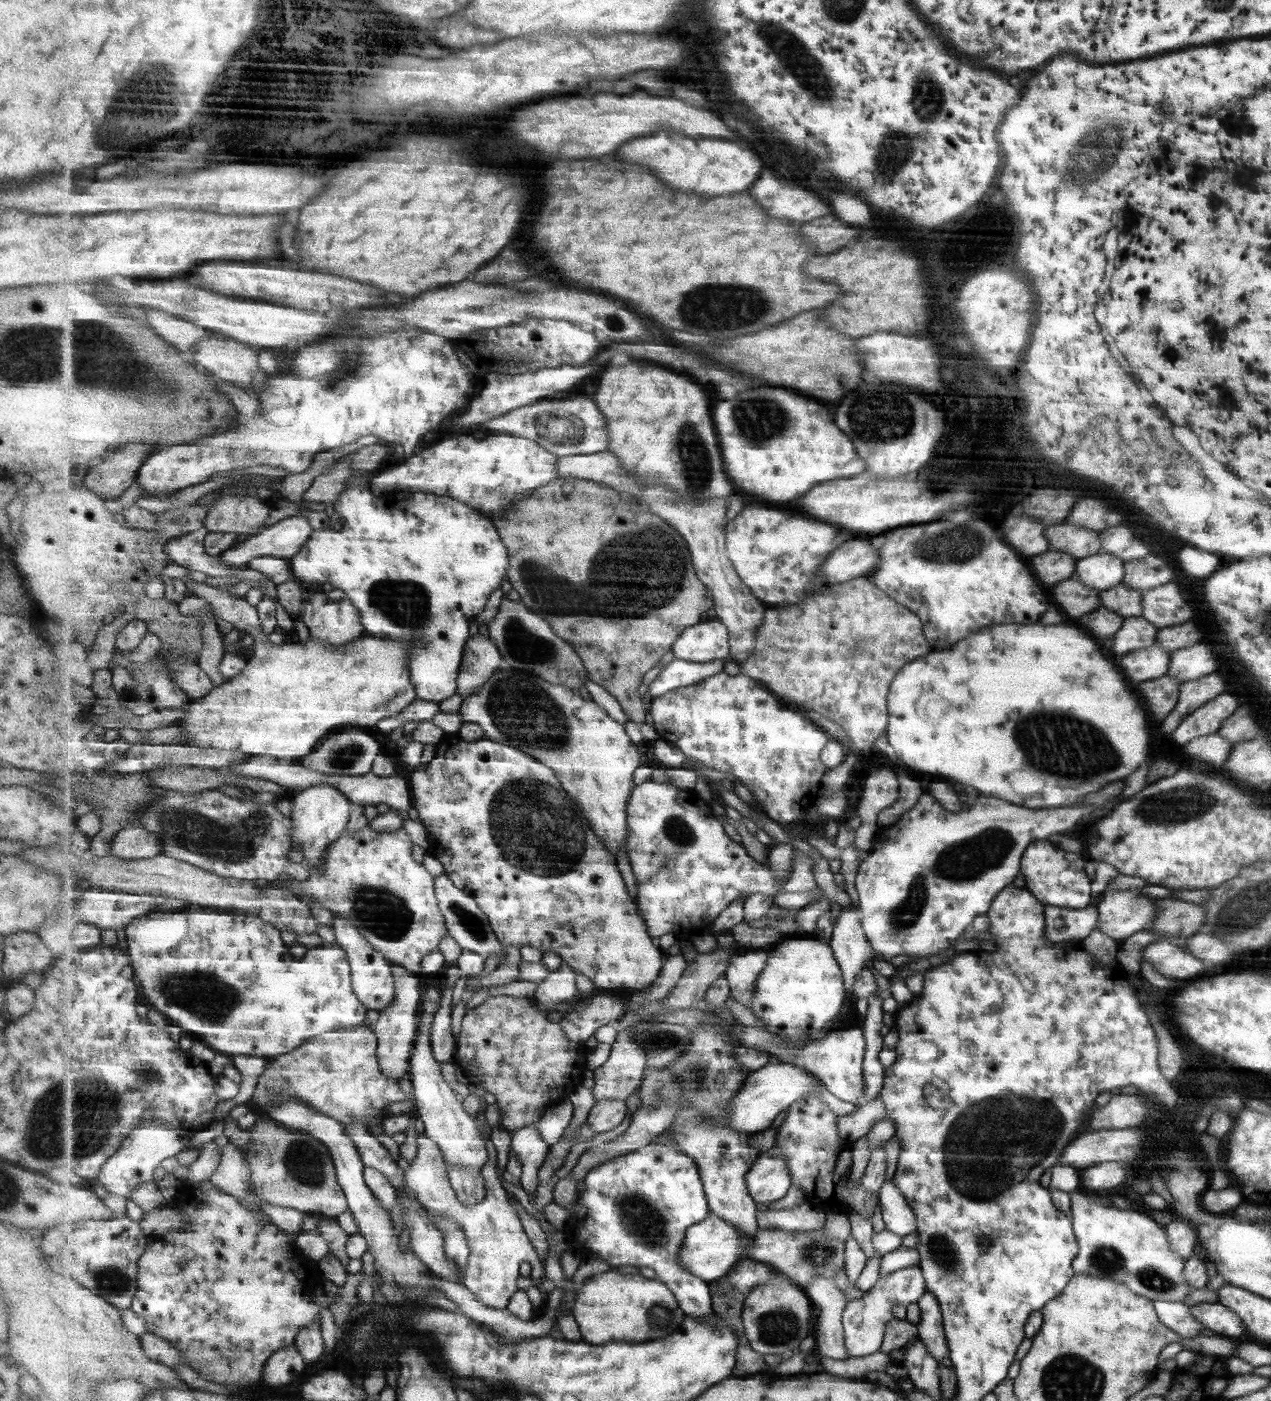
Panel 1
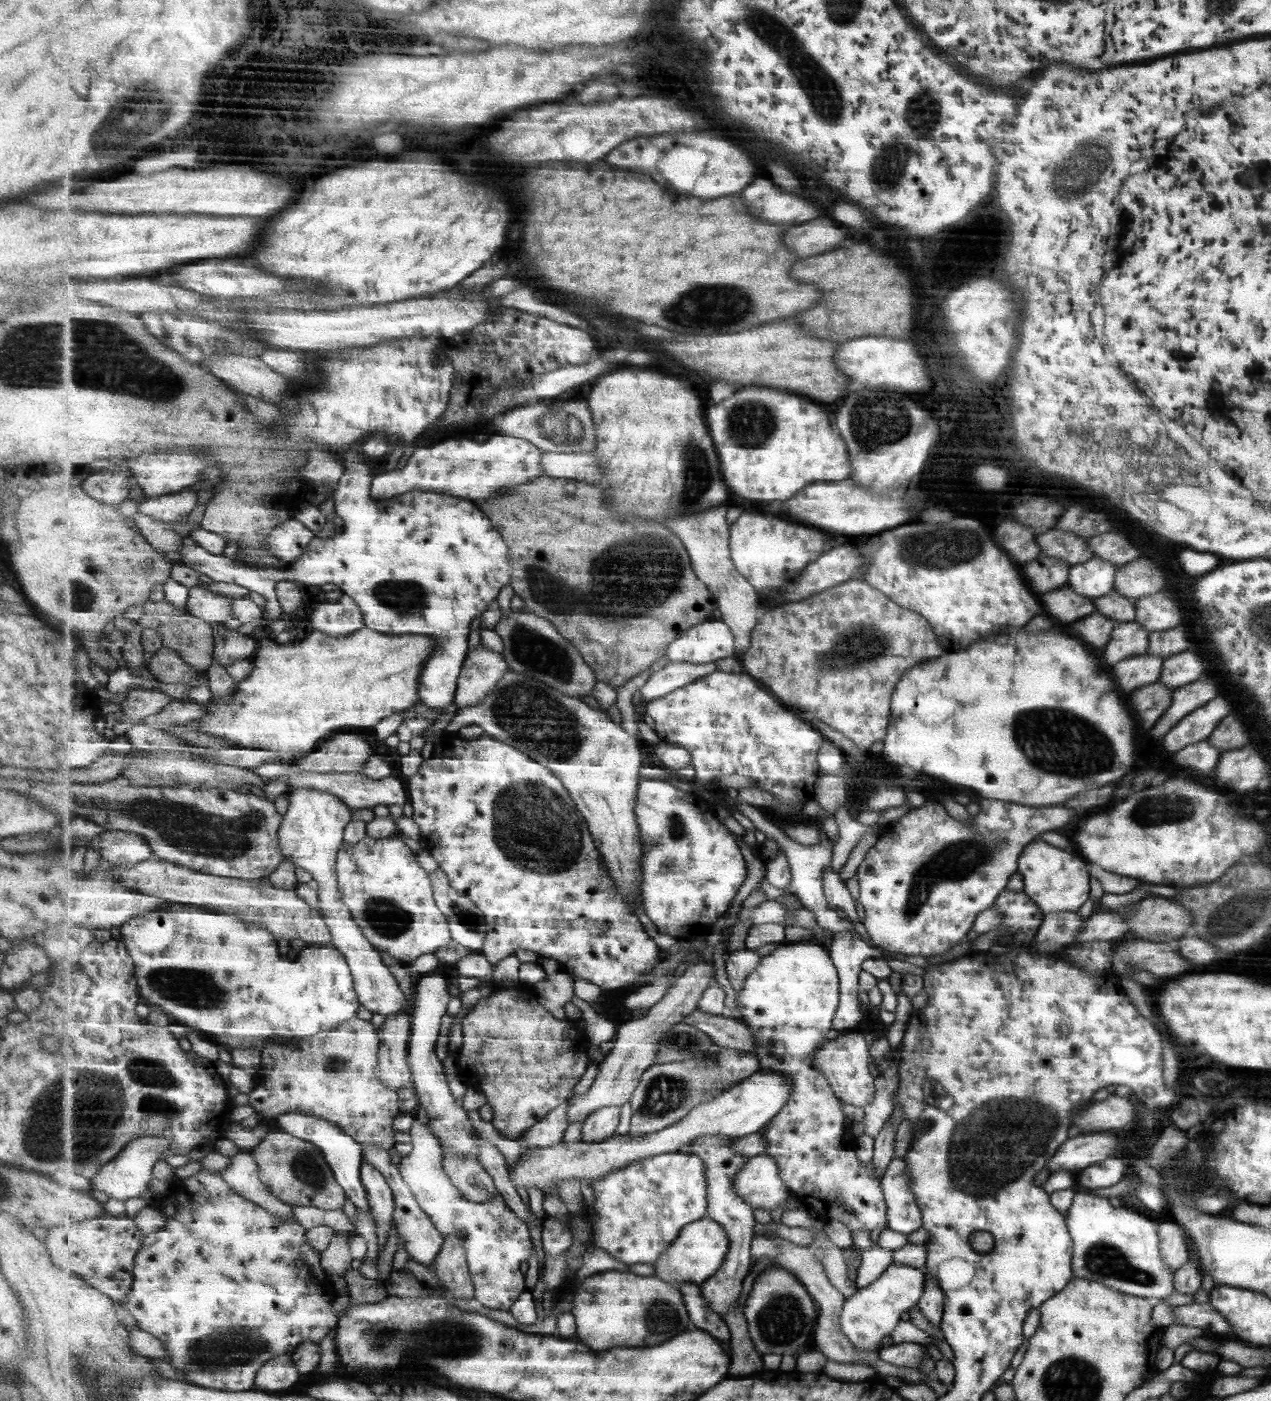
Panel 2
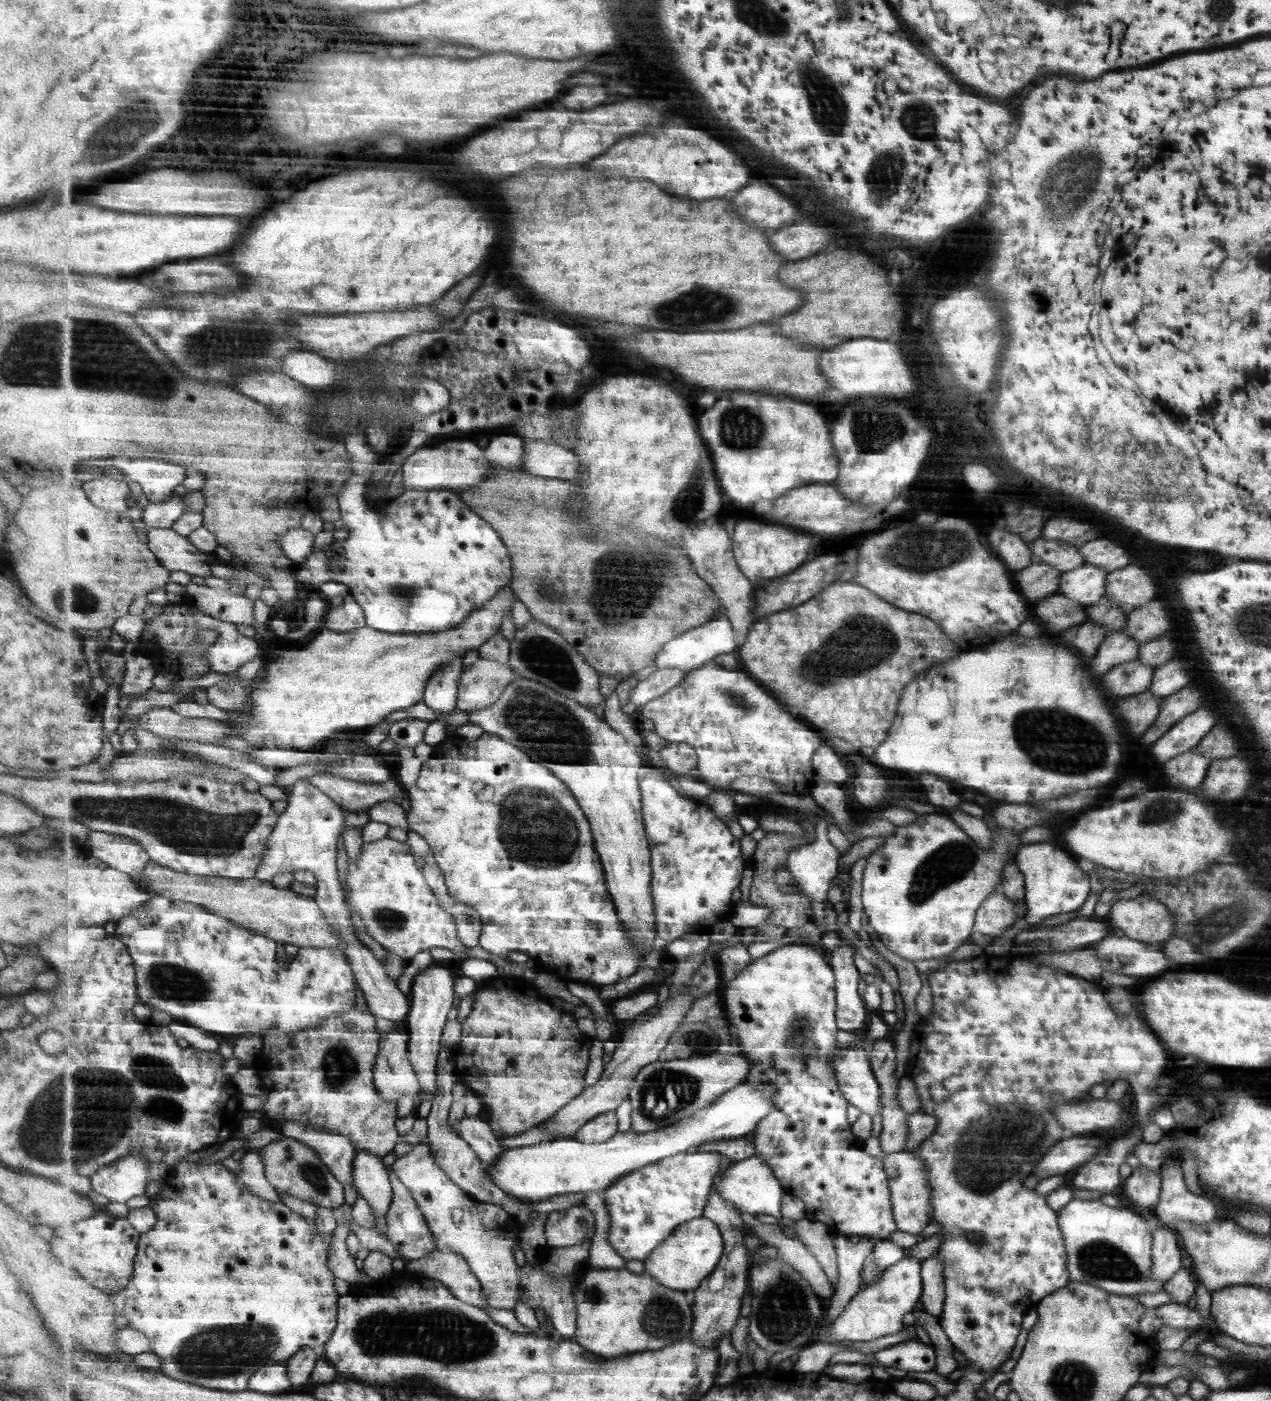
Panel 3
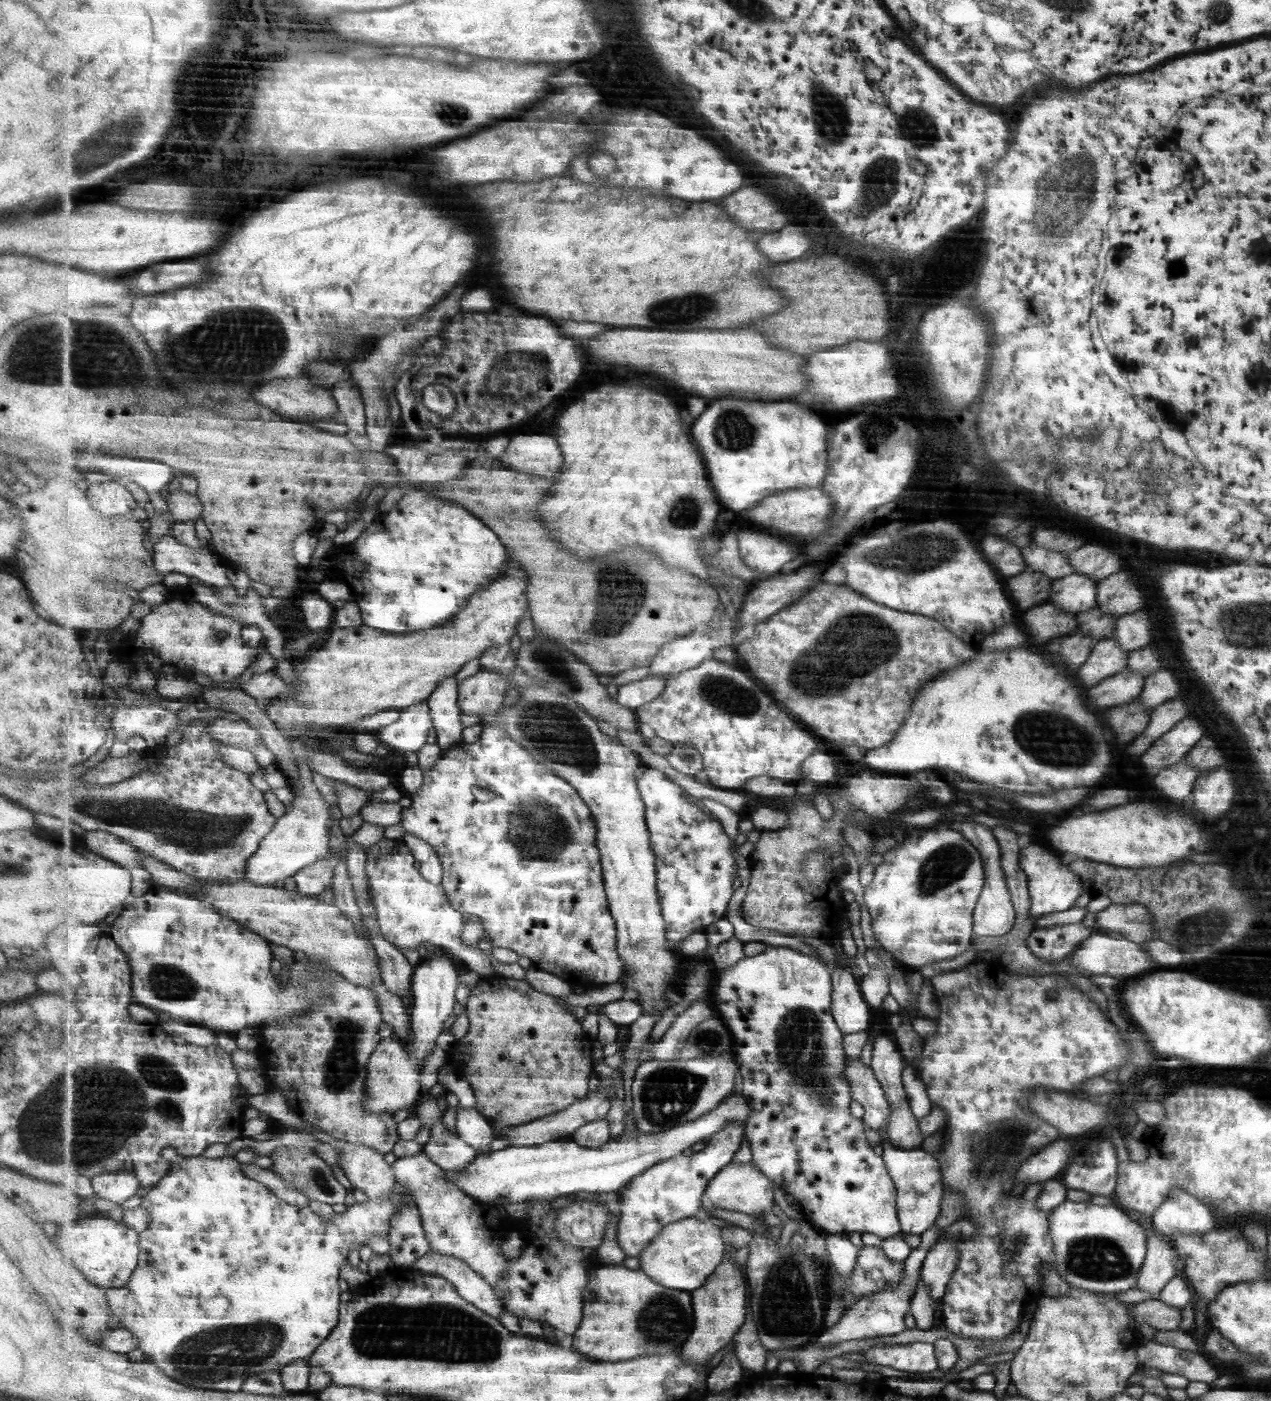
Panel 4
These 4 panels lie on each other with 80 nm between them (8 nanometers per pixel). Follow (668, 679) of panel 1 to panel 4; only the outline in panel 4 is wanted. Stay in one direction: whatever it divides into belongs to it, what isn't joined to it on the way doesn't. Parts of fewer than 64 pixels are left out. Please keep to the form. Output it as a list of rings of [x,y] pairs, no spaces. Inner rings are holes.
[[[649,674],[644,679],[632,681],[618,687],[616,702],[629,710],[637,710],[645,704],[655,701],[665,690],[666,678]]]

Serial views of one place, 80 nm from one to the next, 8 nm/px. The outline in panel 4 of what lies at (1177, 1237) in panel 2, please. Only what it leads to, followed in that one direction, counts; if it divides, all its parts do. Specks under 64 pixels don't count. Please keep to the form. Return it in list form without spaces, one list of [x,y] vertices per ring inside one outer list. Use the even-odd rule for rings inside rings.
[[[1147,1232],[1146,1251],[1137,1276],[1137,1288],[1156,1299],[1159,1291],[1175,1277],[1173,1263],[1176,1259],[1173,1245],[1166,1236]]]

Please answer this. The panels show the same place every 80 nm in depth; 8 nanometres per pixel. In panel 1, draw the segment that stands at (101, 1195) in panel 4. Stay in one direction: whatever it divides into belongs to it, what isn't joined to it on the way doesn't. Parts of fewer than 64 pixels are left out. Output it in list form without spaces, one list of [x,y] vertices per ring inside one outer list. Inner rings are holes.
[[[154,1120],[144,1122],[122,1142],[122,1147],[104,1164],[99,1178],[91,1183],[105,1185],[111,1194],[131,1199],[137,1187],[153,1181],[153,1174],[160,1168],[163,1160],[177,1156],[185,1148],[186,1144],[181,1142],[177,1130],[167,1128],[164,1124],[156,1124]]]

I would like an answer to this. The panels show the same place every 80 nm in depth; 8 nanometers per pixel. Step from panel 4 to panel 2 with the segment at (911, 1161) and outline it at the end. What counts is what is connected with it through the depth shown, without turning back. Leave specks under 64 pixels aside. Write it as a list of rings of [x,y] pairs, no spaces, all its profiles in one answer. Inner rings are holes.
[[[892,1157],[886,1164],[879,1184],[886,1203],[887,1229],[911,1234],[922,1227],[922,1216],[912,1190],[903,1157]]]

